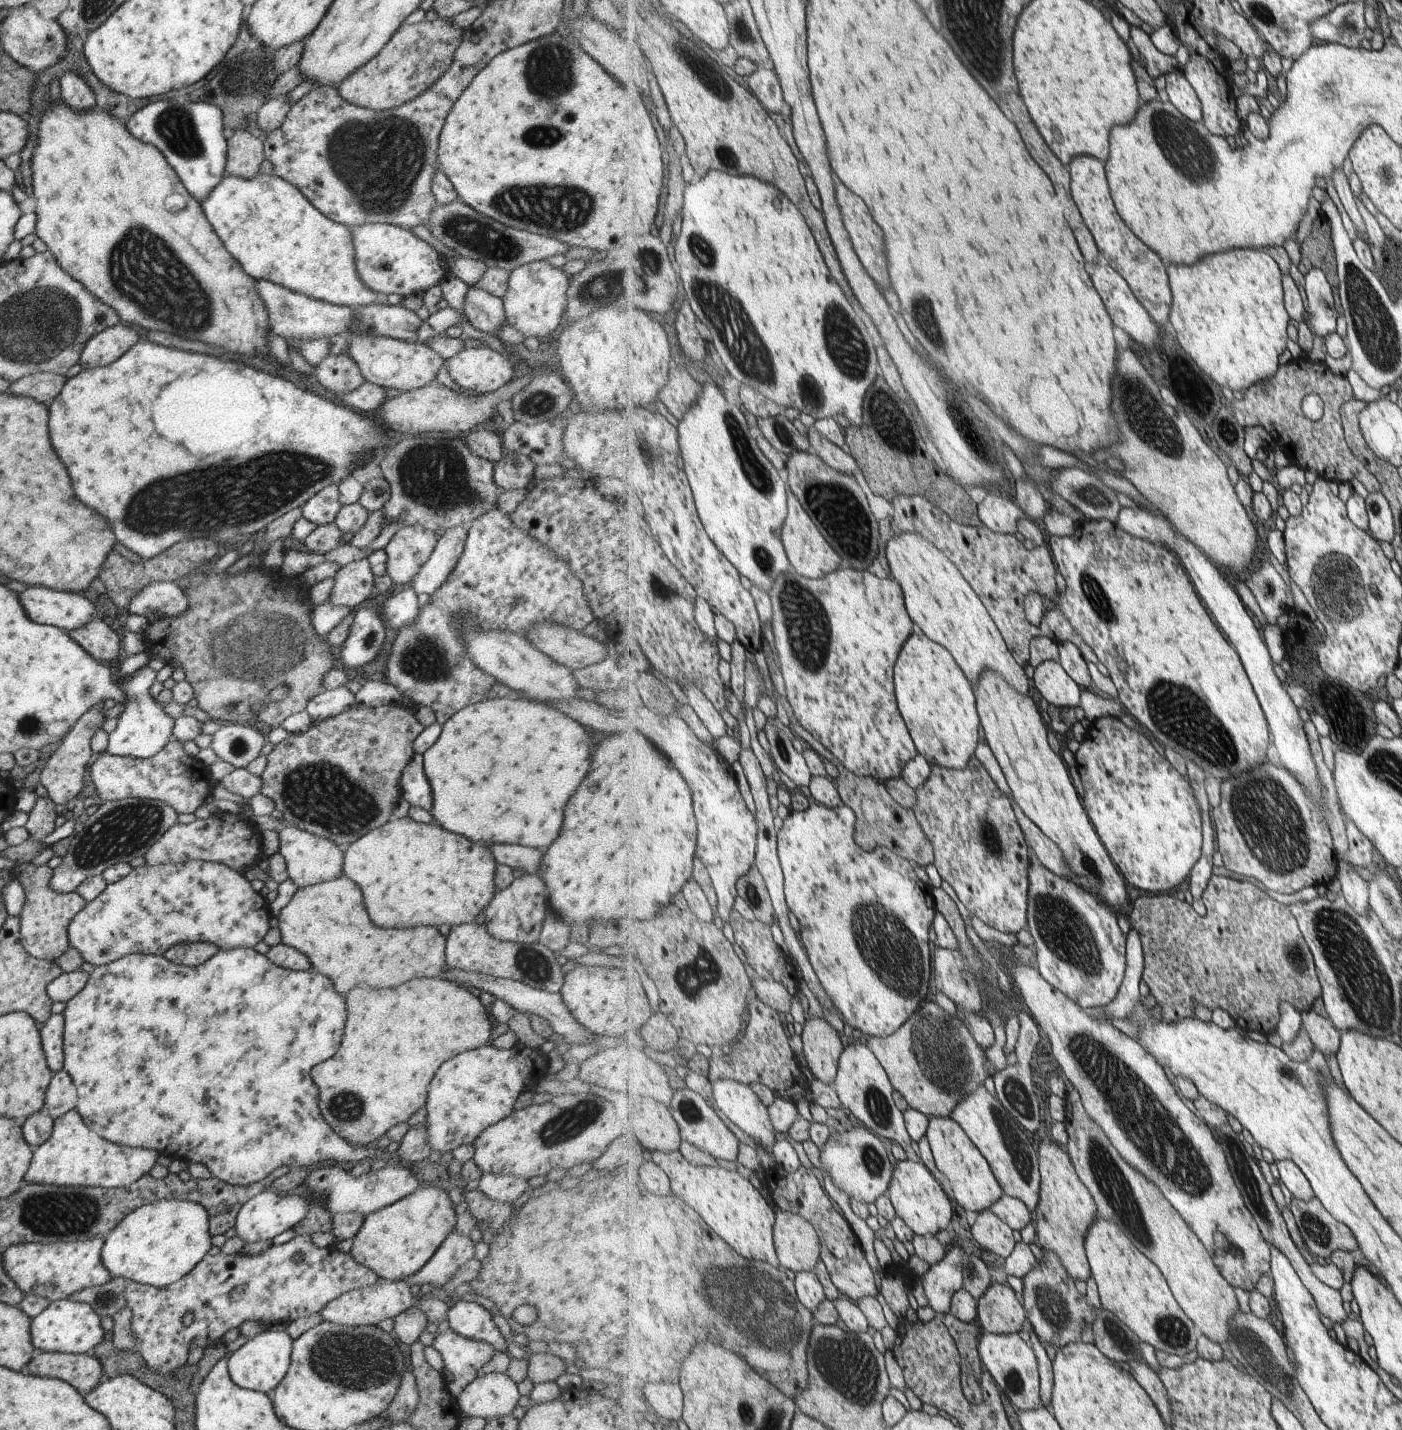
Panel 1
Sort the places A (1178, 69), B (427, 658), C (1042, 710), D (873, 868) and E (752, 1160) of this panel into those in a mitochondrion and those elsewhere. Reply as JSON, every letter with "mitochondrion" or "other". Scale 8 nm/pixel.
{"A":"other","B":"mitochondrion","C":"other","D":"other","E":"other"}

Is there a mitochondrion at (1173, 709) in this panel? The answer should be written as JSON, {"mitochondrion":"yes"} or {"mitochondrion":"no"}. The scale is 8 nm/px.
{"mitochondrion":"yes"}

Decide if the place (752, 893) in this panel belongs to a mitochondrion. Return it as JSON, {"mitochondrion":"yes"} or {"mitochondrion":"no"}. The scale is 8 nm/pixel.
{"mitochondrion":"yes"}

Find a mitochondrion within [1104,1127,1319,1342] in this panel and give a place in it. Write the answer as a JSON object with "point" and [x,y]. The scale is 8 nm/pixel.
{"point":[1246,1178]}

